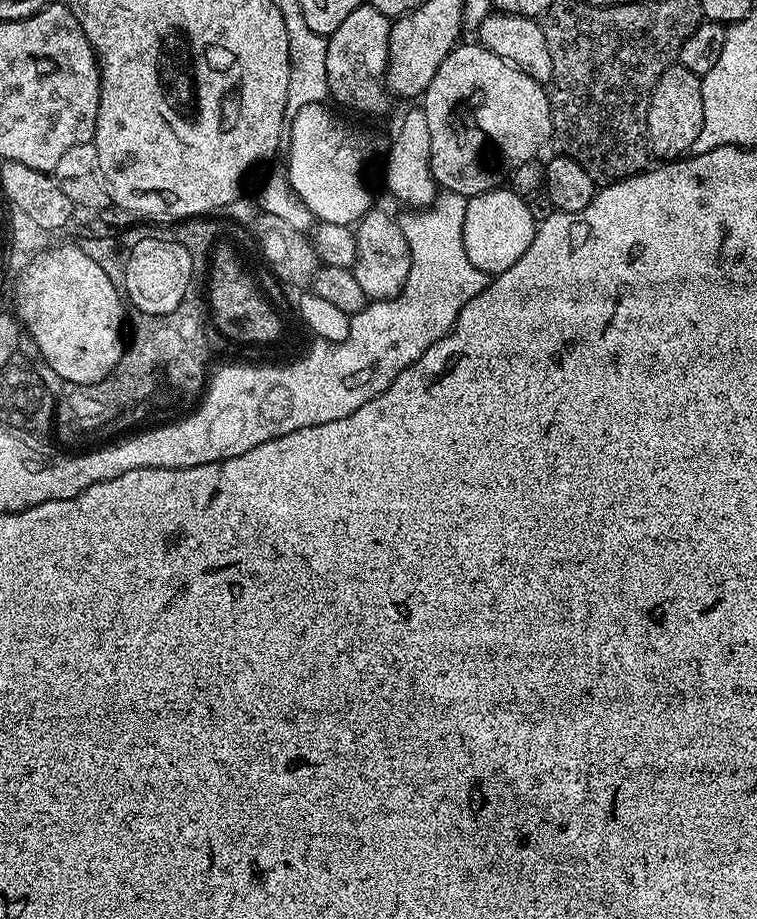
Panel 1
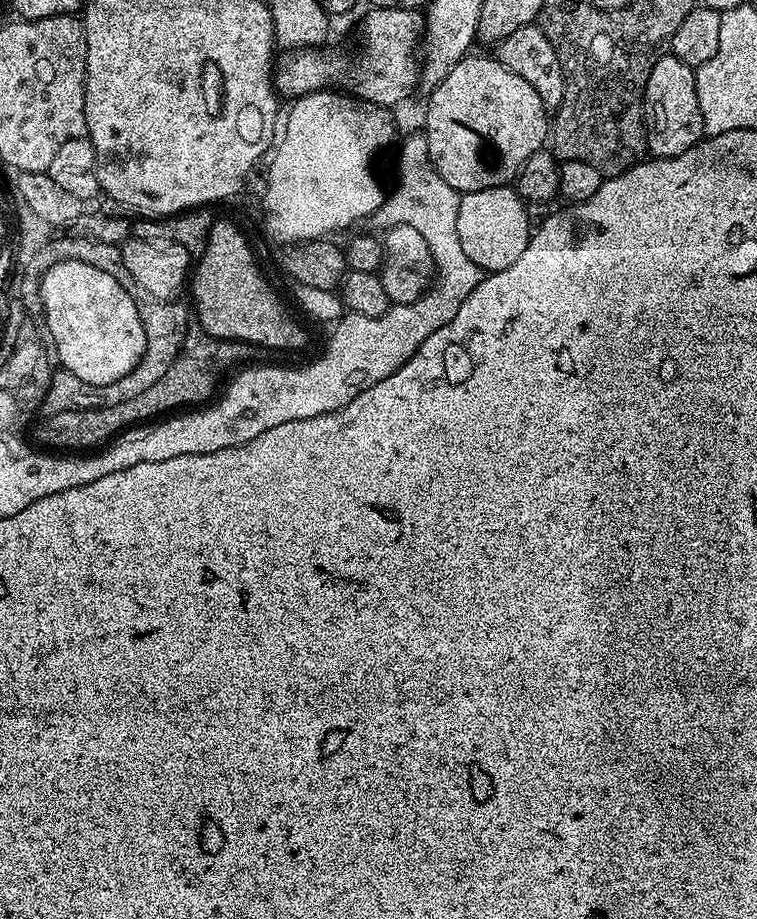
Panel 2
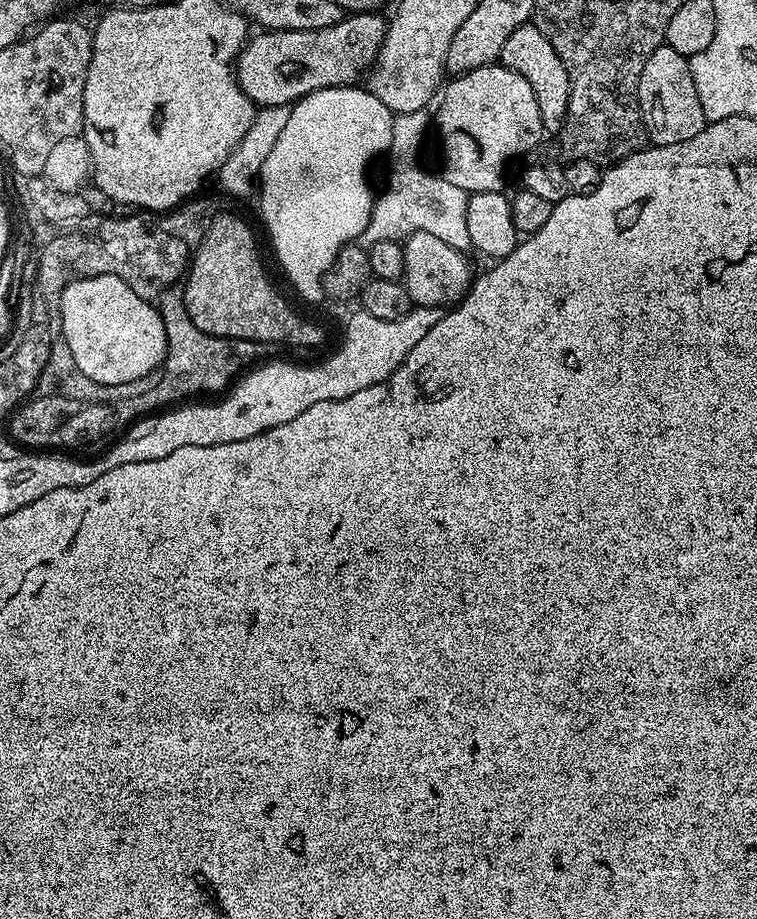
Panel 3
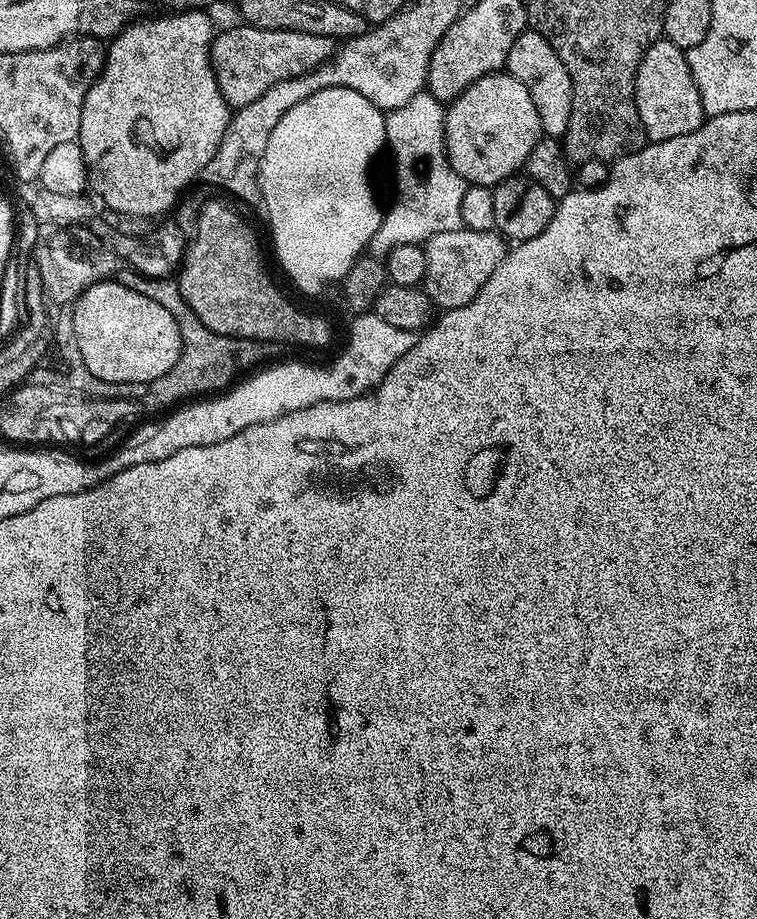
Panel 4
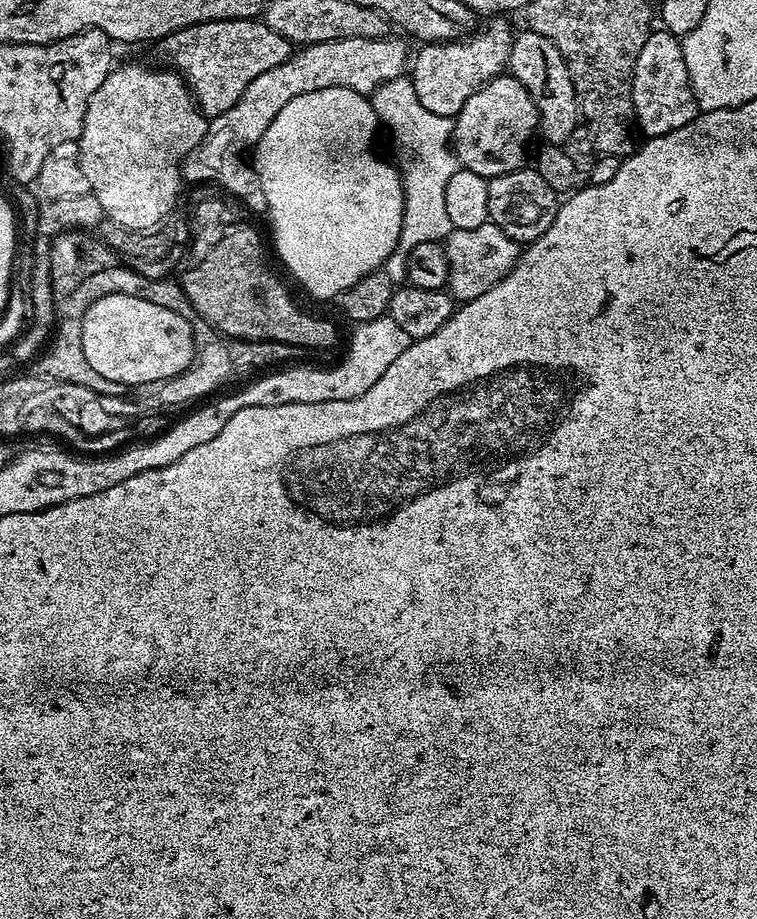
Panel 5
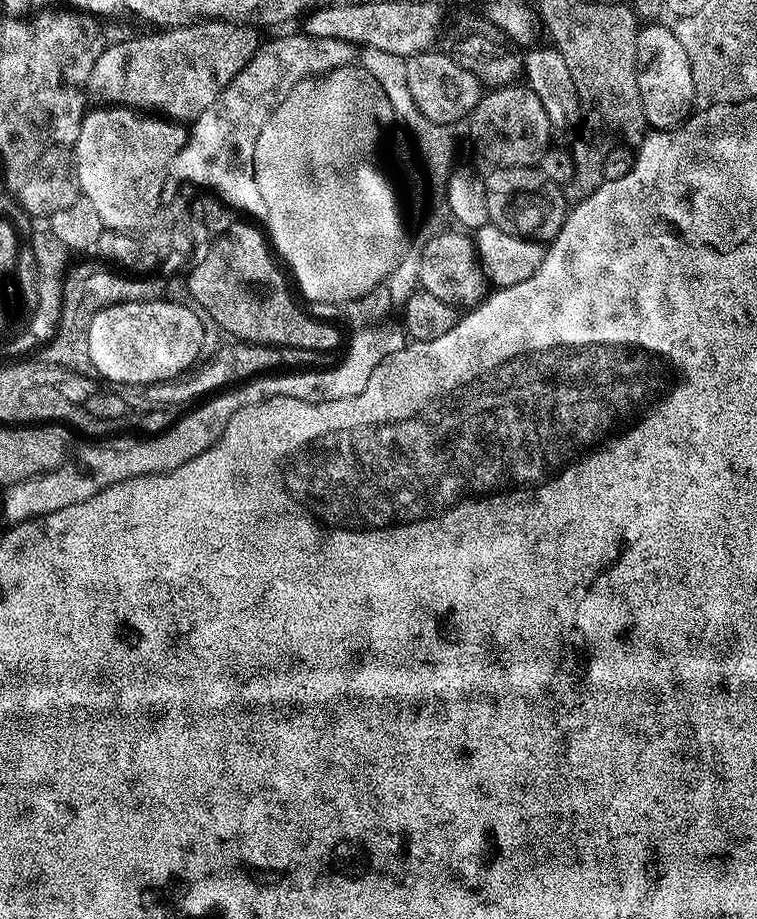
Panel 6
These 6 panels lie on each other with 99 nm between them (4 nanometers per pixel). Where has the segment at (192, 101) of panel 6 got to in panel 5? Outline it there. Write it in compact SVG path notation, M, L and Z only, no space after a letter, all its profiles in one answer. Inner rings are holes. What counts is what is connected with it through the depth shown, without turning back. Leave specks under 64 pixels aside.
M256 18L207 20L201 24L191 24L189 28L179 28L165 36L159 41L158 48L164 55L163 63L179 72L192 99L209 118L226 114L230 106L244 97L246 86L250 86L258 74L266 74L266 70L282 66L282 62L292 57L294 51L294 45L282 38L282 34L274 34L270 26Z

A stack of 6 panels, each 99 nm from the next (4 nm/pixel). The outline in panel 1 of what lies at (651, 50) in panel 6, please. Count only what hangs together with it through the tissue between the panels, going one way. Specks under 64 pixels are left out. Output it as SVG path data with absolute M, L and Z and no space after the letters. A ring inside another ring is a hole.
M673 62L664 69L652 87L648 103L648 146L653 157L661 156L664 162L681 159L692 152L694 138L702 131L701 77Z

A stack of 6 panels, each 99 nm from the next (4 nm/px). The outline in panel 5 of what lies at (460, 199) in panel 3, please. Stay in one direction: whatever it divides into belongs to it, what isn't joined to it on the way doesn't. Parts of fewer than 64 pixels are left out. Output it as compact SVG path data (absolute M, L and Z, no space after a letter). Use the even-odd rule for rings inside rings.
M407 75L378 86L370 99L377 121L383 127L385 124L392 135L392 148L396 151L394 163L400 173L400 185L404 188L402 230L395 250L382 265L382 271L394 286L398 286L407 279L408 254L414 246L422 246L422 242L443 241L452 233L445 197L446 186L458 169L458 161L450 147L449 117L430 114L430 110L418 102L418 94L414 94L414 86Z

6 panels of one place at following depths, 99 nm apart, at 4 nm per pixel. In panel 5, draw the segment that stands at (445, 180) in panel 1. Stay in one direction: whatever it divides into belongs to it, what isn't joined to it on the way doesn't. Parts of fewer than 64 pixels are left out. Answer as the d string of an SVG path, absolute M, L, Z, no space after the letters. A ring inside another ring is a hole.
M501 74L495 76L490 83L483 84L474 94L470 94L470 98L466 98L466 106L462 106L460 113L454 117L454 123L450 128L450 140L454 145L457 161L465 169L473 171L474 174L491 178L525 167L527 160L524 159L527 156L529 159L530 156L528 143L531 142L532 135L535 137L537 132L536 107L526 86L522 86L522 82L518 82L511 74Z

